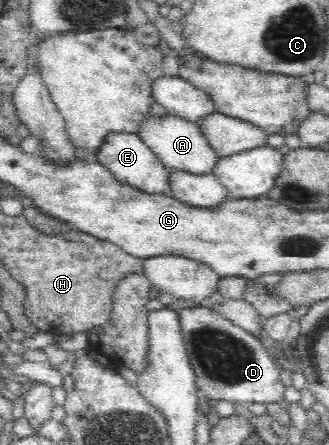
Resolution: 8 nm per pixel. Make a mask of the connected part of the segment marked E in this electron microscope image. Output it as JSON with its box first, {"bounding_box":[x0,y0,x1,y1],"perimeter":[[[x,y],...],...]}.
{"bounding_box":[94,132,173,197],"perimeter":[[[124,132],[109,134],[94,160],[107,168],[107,171],[111,172],[116,180],[137,189],[137,191],[147,195],[173,197],[169,178],[171,172],[163,166],[156,154],[147,147],[137,134],[125,134]]]}

